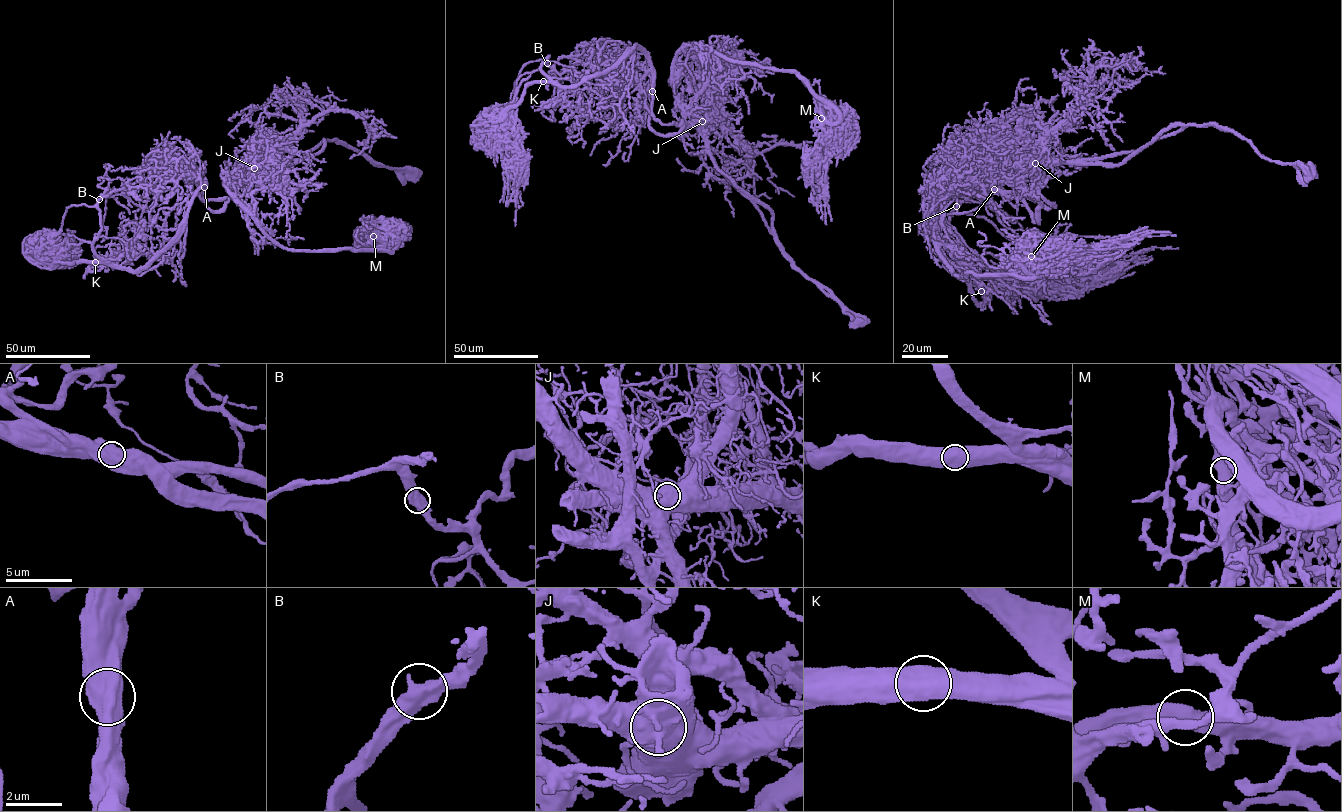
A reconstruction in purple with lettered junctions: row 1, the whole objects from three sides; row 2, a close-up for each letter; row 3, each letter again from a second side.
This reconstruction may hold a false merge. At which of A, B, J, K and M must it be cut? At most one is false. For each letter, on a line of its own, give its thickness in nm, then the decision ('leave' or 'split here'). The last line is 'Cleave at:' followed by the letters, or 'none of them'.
A: 950 nm thick; split here
B: 700 nm thick; leave
J: 750 nm thick; leave
K: 900 nm thick; leave
M: 750 nm thick; leave
Cleave at: A

